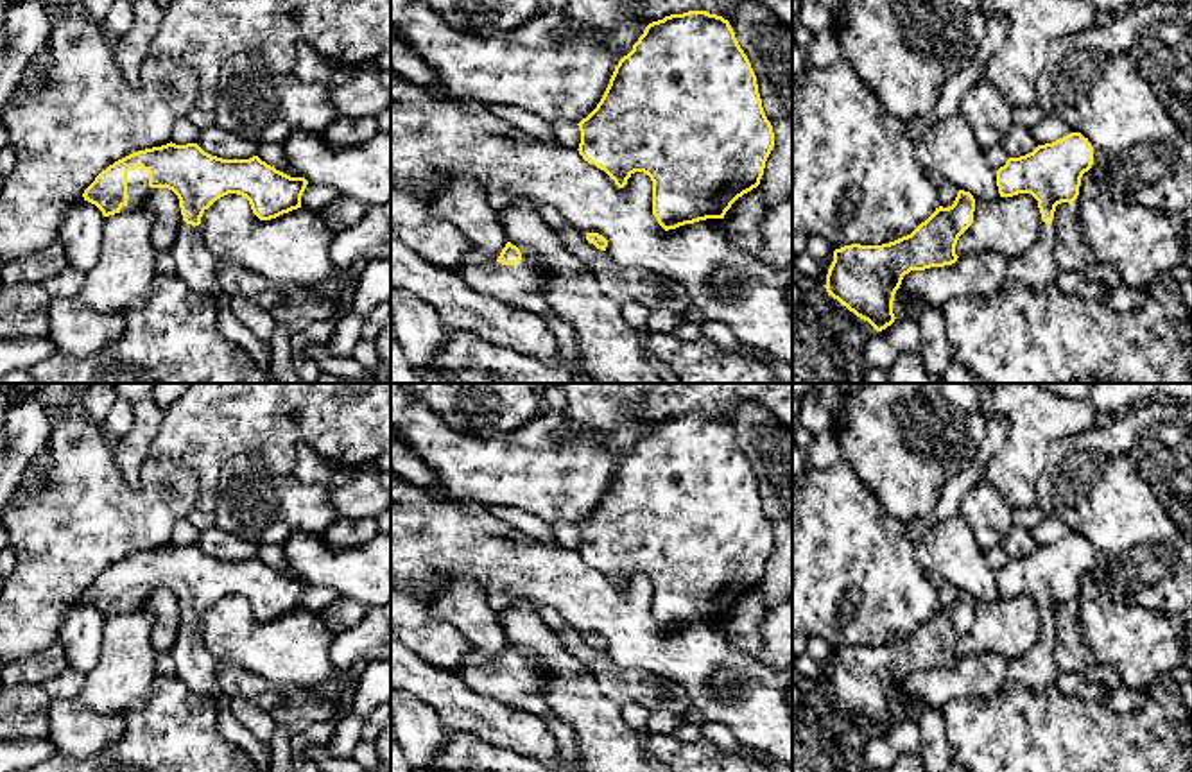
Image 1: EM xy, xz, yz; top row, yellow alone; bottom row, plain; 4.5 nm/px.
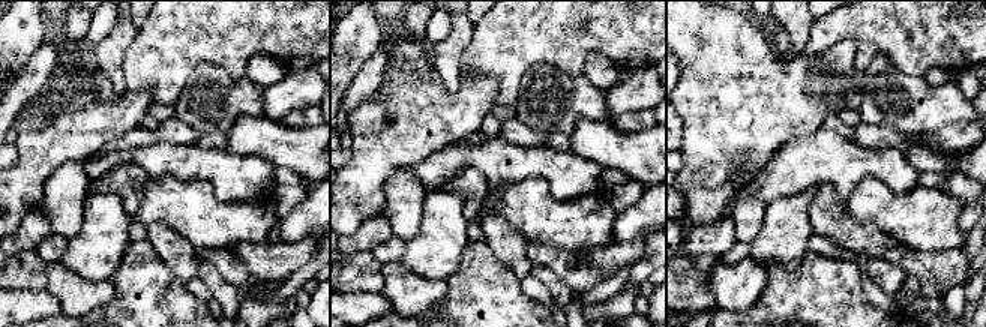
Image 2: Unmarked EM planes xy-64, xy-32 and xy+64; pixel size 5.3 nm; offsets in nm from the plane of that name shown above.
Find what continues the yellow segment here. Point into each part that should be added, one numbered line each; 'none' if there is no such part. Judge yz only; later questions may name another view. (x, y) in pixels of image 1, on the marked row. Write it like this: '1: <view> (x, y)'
1: yz (1036, 267)

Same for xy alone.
1: xy (138, 190)
2: xy (196, 265)

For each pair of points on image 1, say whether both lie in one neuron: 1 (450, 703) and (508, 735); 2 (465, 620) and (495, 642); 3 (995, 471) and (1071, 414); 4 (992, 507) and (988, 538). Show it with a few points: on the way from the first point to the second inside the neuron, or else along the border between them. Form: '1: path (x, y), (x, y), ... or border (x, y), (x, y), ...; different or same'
1: path (465, 710), (493, 720); same
2: path (472, 620), (488, 634); same
3: path (1013, 457), (1053, 418); same
4: path (990, 514), (984, 525), (988, 531); same

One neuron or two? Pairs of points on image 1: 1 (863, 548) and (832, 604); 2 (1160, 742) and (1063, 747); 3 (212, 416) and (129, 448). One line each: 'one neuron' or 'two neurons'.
1: one neuron
2: one neuron
3: two neurons

